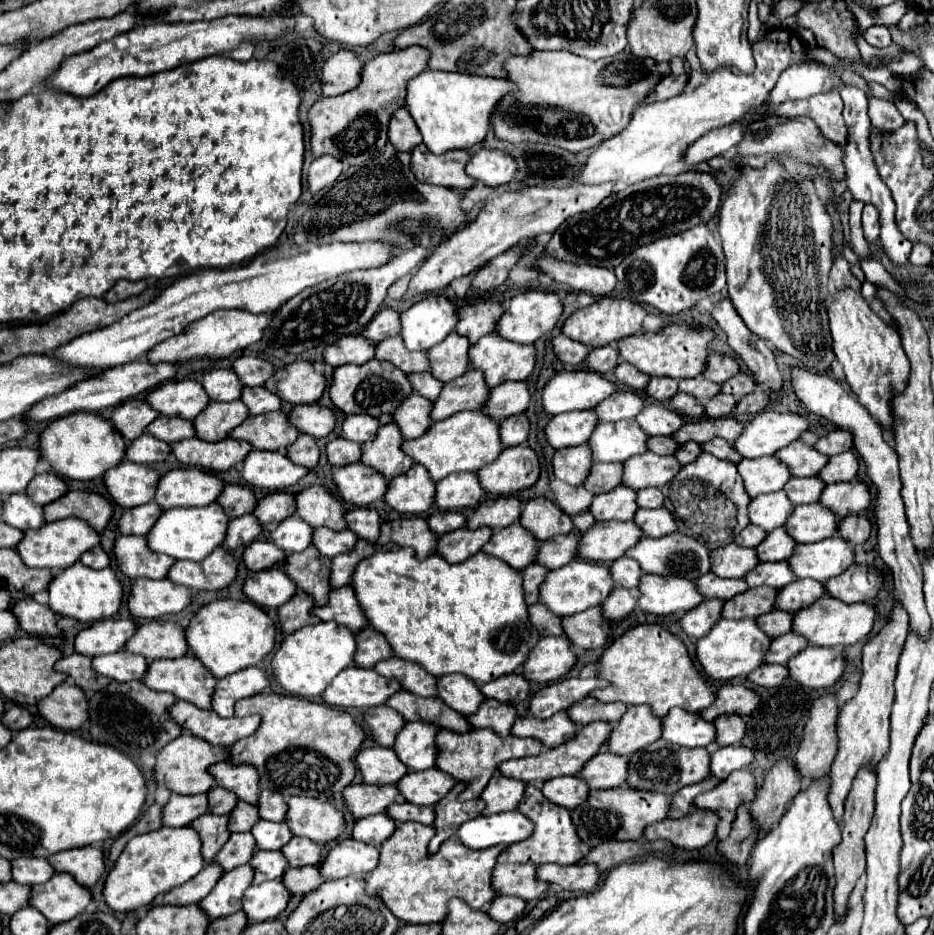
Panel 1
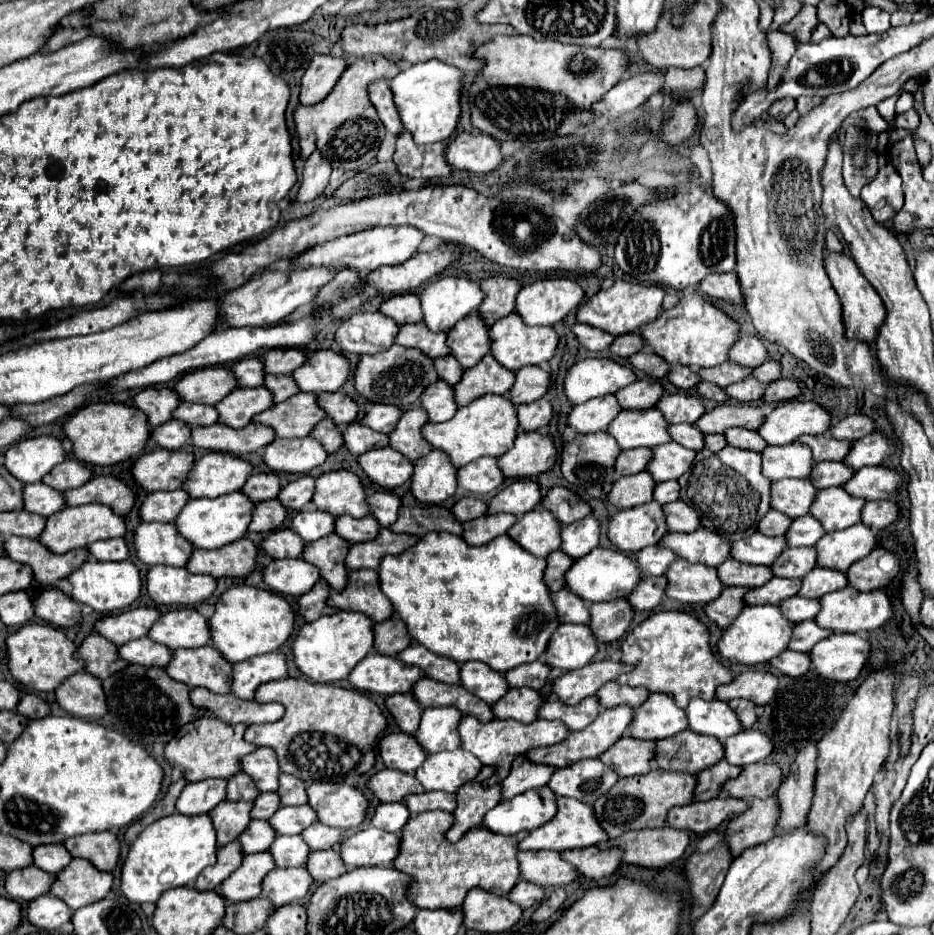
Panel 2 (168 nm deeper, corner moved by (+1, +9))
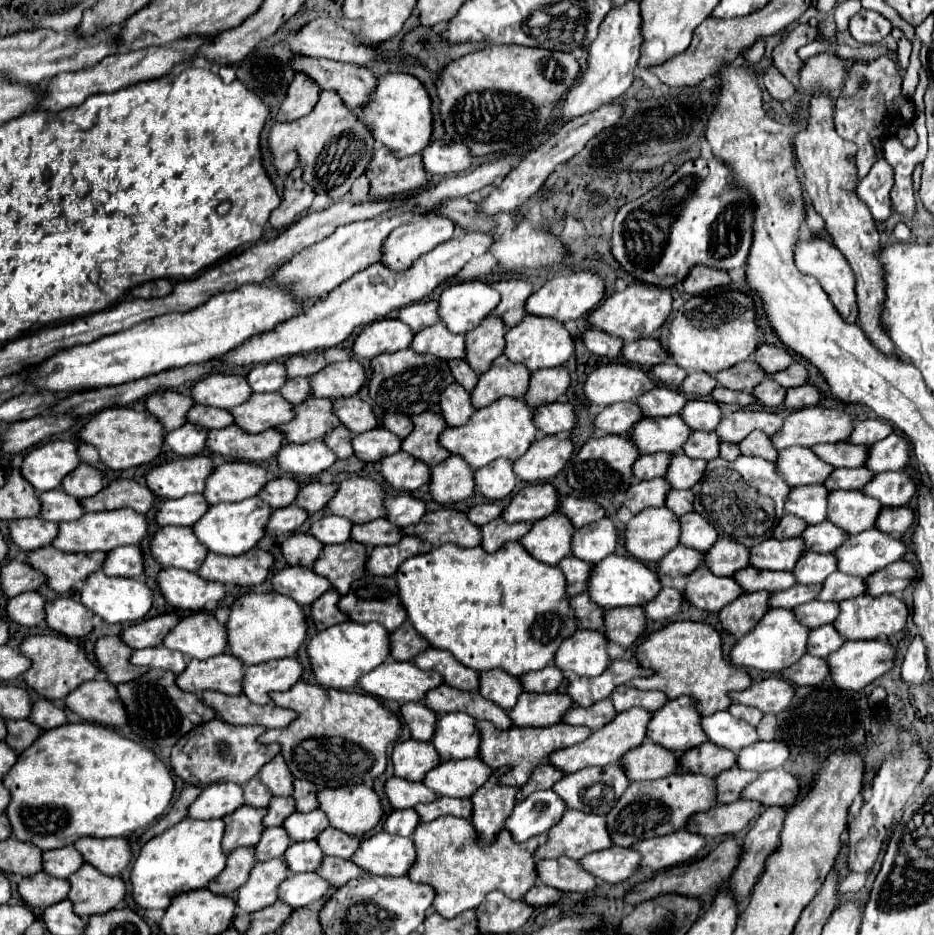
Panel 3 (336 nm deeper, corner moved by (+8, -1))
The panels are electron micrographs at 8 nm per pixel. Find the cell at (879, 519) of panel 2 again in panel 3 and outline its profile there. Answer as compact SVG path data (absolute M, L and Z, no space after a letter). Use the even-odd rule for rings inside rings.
M898 506L898 508L882 508L878 518L876 518L876 528L886 532L886 534L892 534L892 536L898 536L898 534L904 534L914 522L914 512L906 506Z

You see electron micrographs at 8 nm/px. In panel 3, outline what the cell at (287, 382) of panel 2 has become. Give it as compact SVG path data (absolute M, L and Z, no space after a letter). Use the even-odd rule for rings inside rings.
M294 378L294 380L288 380L284 384L282 390L278 390L284 398L288 398L292 404L300 404L306 396L308 396L308 390L310 390L310 384L308 384L308 378Z

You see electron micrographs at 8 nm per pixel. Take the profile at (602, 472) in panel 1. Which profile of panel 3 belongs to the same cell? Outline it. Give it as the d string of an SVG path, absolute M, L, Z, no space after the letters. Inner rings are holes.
M658 452L658 454L646 454L640 456L638 462L634 462L634 480L650 480L656 476L664 476L670 462L670 454Z

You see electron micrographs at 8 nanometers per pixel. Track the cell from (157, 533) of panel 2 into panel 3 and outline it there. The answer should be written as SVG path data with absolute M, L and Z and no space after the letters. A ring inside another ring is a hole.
M190 526L160 528L150 540L150 552L162 568L182 568L188 572L196 572L208 554Z

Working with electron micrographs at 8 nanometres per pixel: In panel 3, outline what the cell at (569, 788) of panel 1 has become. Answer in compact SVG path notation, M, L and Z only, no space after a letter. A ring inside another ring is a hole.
M612 764L612 766L582 768L578 772L566 774L560 782L556 782L552 786L552 790L564 800L566 808L594 812L594 814L606 814L614 806L614 802L618 802L618 798L624 794L624 790L626 790L628 784L630 782L628 782L622 766L620 764Z

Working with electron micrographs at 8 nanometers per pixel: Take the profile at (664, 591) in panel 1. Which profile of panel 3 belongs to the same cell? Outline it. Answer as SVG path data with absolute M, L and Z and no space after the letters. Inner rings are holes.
M706 566L694 570L694 574L688 576L688 584L684 588L684 600L706 612L722 610L740 594L742 590L734 578L714 576Z

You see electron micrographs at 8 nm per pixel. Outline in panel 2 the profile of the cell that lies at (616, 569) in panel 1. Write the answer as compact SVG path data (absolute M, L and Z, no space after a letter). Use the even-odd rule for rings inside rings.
M649 546L649 548L643 548L635 560L637 560L637 564L641 564L641 572L653 574L653 576L663 576L667 572L669 564L673 560L677 560L677 554L669 548Z

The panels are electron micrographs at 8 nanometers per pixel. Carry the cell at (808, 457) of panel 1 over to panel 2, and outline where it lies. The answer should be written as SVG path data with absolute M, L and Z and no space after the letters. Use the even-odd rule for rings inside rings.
M807 434L807 436L801 436L799 438L803 444L809 444L809 448L813 450L813 458L817 462L823 462L823 460L843 460L849 450L851 450L851 440L835 440L833 436L823 436L823 434Z

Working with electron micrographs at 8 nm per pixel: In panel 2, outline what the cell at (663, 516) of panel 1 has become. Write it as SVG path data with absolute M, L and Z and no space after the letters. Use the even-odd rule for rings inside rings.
M683 500L667 504L665 514L671 532L695 532L697 528L701 528L701 514Z

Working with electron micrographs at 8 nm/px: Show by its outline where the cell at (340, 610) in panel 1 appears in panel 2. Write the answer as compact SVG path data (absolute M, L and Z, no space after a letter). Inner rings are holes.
M353 570L347 588L340 593L331 597L330 604L341 610L365 612L375 622L393 616L393 604L381 592L377 570Z

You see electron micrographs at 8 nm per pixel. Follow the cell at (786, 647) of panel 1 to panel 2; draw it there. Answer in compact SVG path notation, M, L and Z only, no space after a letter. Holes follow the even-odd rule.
M805 620L801 624L795 626L793 630L793 640L789 642L789 650L799 650L799 652L809 652L817 642L821 642L823 638L831 636L833 632L827 628L821 628L817 622L813 620Z

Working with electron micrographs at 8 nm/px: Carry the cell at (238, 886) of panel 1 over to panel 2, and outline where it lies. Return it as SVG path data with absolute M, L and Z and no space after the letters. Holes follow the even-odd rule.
M269 852L247 854L241 868L237 868L237 872L233 872L233 876L219 886L219 892L229 902L253 900L261 894L261 882L273 868L277 866Z

